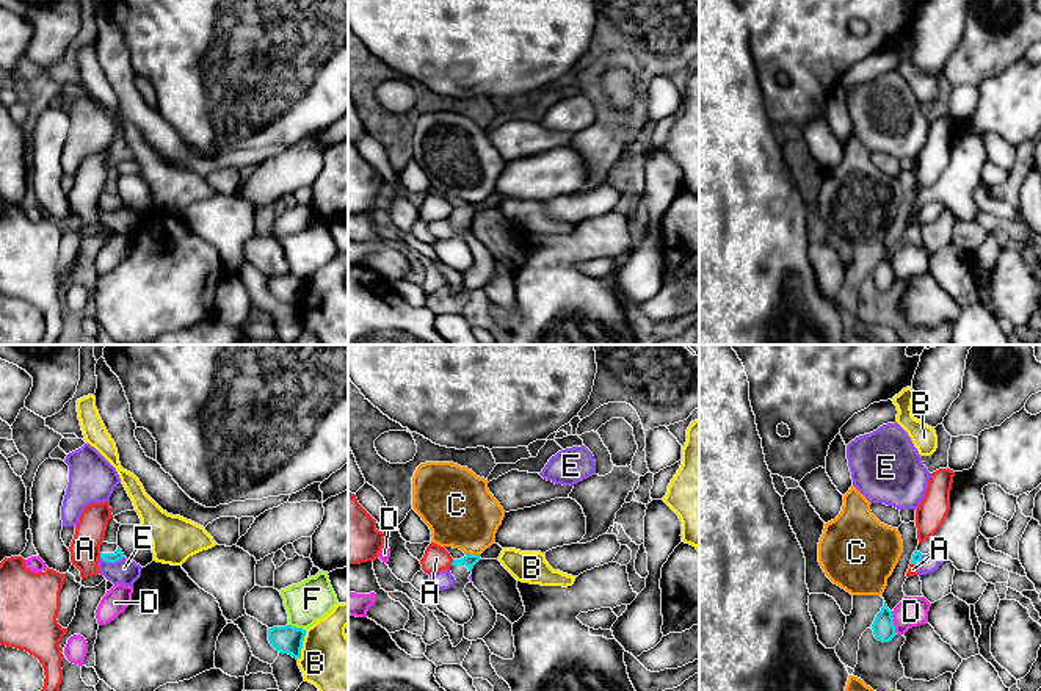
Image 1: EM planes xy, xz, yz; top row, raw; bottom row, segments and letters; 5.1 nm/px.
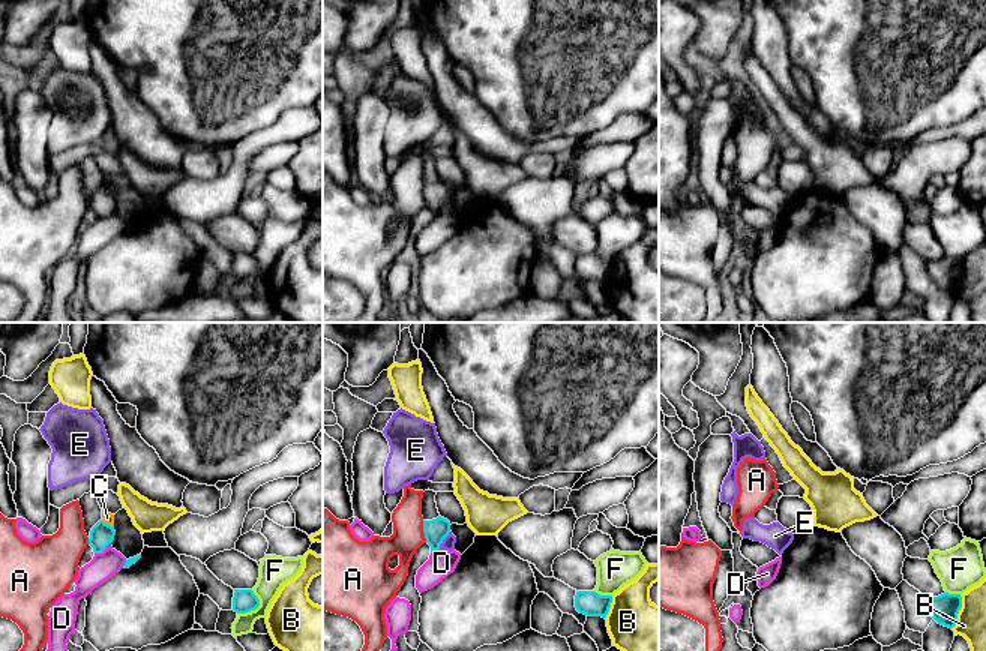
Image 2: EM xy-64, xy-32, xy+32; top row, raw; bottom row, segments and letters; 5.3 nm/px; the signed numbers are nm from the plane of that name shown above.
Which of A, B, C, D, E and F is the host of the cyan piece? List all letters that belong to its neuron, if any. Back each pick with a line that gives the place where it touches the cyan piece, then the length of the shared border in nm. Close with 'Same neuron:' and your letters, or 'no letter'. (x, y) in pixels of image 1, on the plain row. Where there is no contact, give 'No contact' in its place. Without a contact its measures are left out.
Same neuron: no letter

